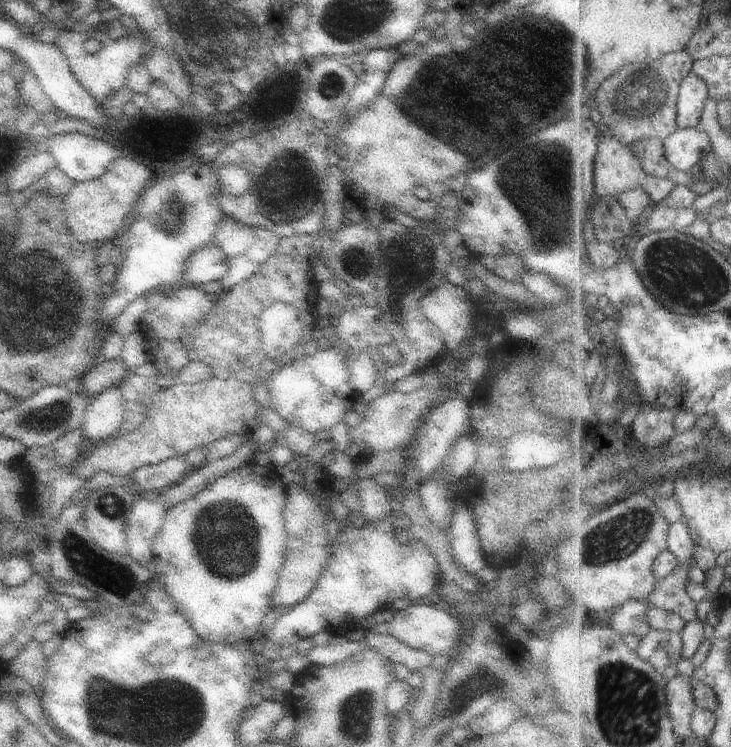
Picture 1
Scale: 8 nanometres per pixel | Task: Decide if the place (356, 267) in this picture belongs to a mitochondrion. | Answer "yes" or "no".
yes

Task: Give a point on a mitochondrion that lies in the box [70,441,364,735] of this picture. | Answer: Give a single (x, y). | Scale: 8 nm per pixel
(224, 534)

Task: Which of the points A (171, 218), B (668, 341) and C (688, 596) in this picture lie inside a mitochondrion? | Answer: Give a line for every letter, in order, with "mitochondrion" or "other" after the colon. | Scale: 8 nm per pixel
A: mitochondrion
B: other
C: other

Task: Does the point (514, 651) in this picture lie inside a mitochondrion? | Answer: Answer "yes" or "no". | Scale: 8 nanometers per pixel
no

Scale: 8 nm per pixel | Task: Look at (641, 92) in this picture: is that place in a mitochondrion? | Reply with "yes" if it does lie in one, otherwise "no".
yes

